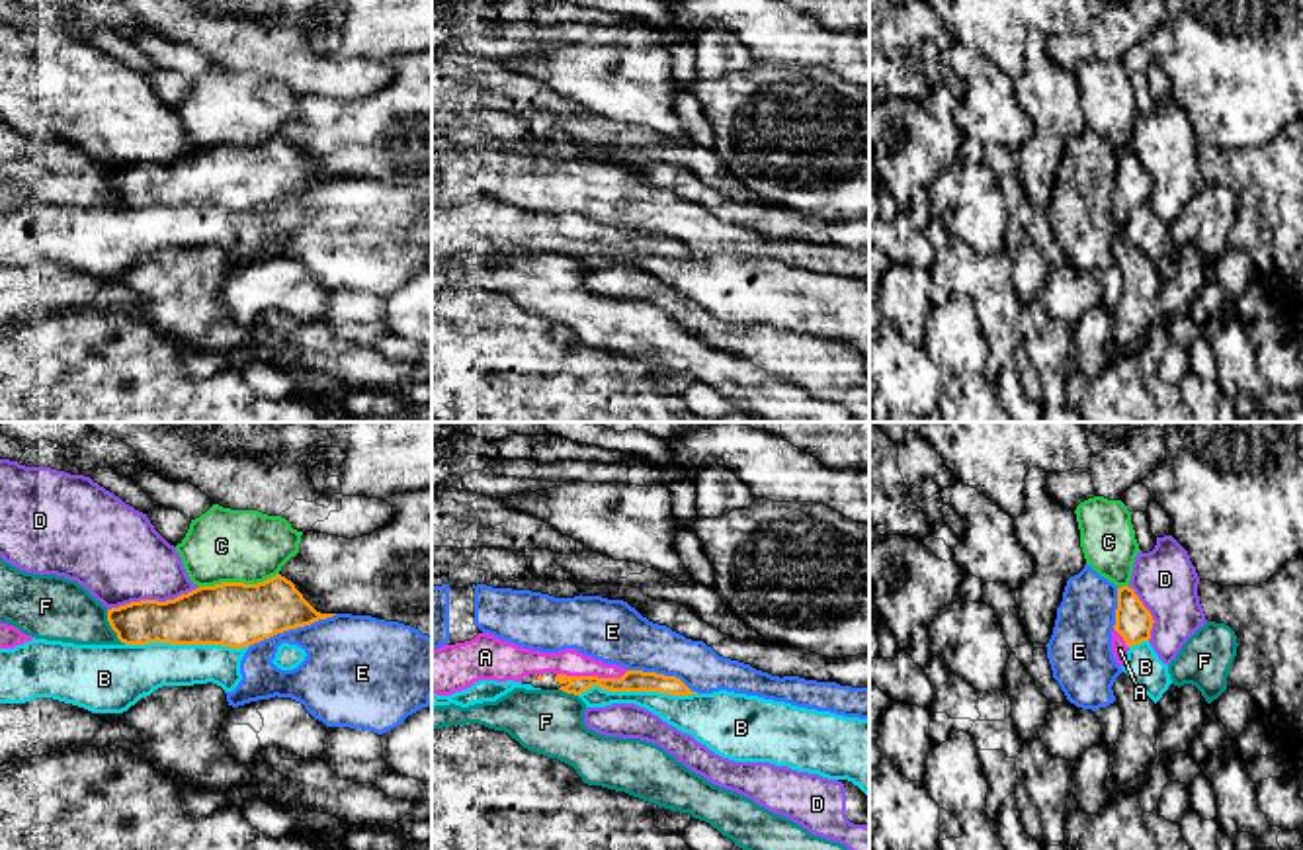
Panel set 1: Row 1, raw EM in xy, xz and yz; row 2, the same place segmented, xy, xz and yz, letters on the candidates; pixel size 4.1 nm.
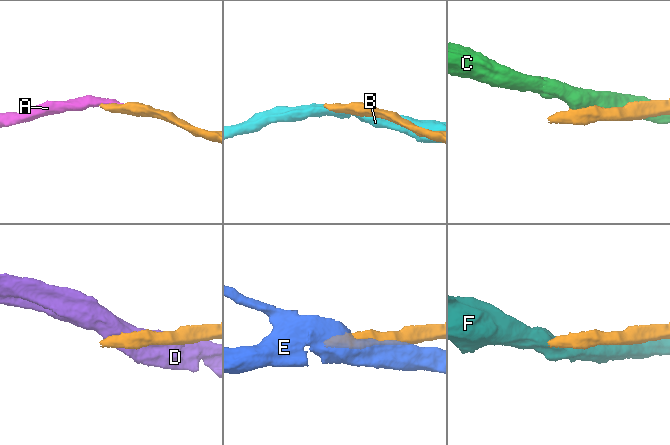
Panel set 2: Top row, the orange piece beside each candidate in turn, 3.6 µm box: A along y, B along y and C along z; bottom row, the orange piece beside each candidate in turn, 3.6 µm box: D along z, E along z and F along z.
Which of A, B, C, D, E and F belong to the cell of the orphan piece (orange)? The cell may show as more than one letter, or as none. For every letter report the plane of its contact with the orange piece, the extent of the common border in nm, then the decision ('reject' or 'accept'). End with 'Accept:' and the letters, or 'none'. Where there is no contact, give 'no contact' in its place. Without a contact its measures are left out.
A: xz | 300 nm | accept
B: xy | 500 nm | reject
C: xy | 340 nm | reject
D: xy | 400 nm | reject
E: xy | 400 nm | reject
F: xy | 170 nm | reject
Accept: A

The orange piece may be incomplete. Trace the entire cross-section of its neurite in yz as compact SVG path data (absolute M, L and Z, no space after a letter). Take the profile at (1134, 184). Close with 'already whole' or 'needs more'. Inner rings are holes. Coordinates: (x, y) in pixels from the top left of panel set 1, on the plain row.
M1121 149L1117 150L1117 172L1115 172L1115 188L1112 193L1112 213L1115 225L1121 229L1127 221L1127 213L1133 207L1151 201L1153 178L1143 168L1133 150Z | needs more

